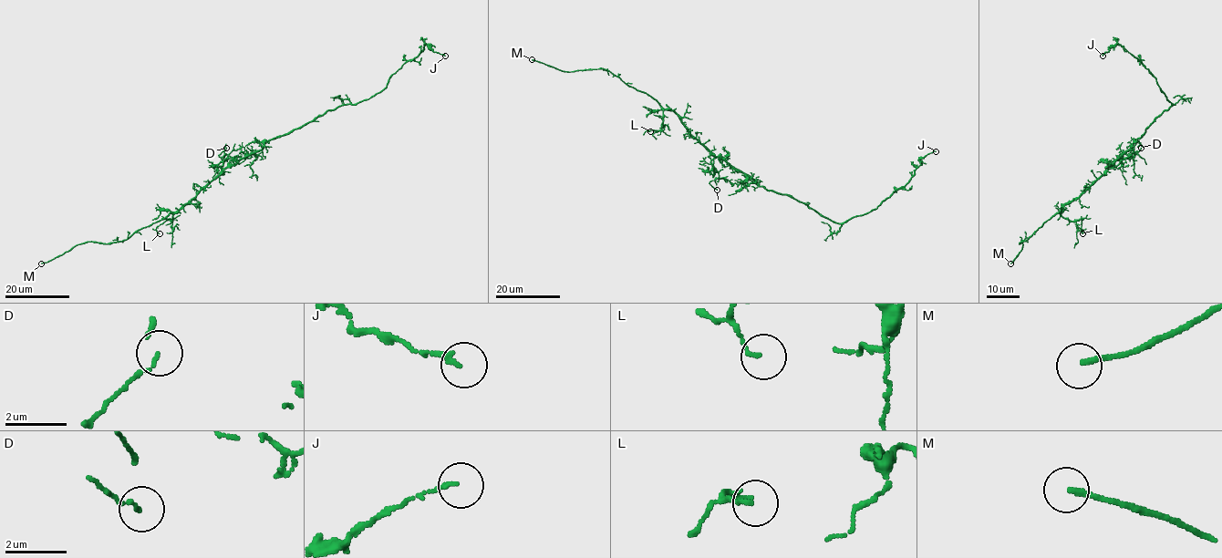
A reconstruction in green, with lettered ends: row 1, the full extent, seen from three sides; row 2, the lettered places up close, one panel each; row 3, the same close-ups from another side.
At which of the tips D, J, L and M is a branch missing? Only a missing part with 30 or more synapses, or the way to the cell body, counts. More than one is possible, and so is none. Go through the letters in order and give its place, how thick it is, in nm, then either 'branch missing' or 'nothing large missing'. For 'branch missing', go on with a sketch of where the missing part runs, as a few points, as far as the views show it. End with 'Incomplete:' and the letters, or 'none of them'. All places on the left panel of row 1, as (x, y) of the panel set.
D: at (226, 148); 90 nm thick; nothing large missing
J: at (445, 56); 110 nm thick; nothing large missing
L: at (160, 233); 100 nm thick; nothing large missing
M: at (41, 263); 170 nm thick; branch missing; missing branch runs (41, 263), (15, 273)
Incomplete: M

